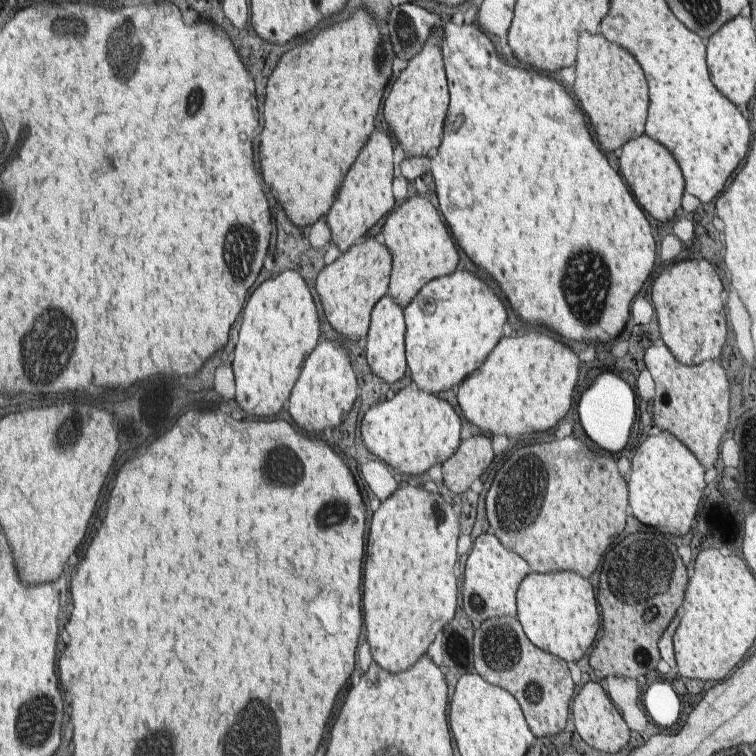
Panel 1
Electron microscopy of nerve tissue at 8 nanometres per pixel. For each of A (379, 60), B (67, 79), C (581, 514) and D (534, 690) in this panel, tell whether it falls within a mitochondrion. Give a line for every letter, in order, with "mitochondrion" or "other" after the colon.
A: mitochondrion
B: other
C: other
D: mitochondrion

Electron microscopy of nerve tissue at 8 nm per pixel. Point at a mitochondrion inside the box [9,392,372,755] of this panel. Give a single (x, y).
(34, 721)

